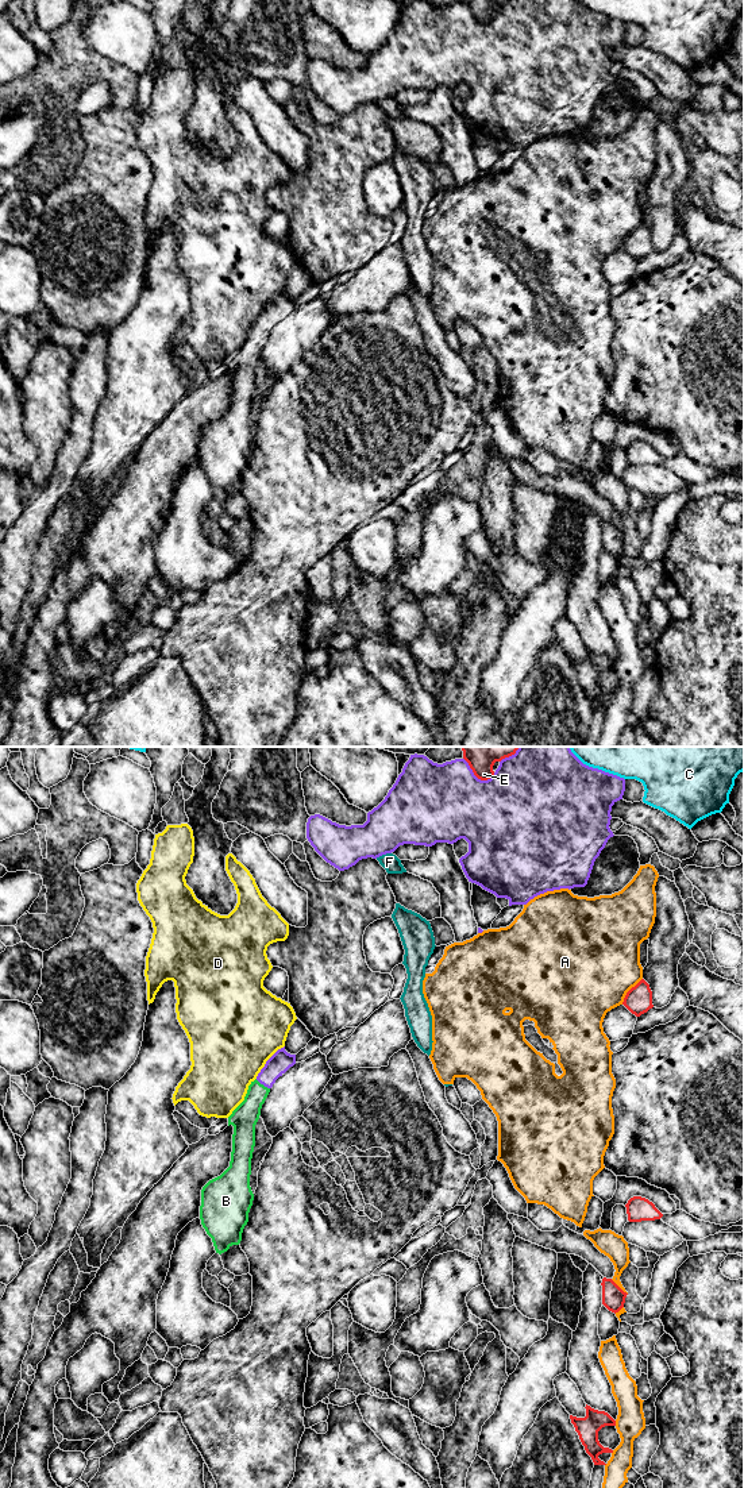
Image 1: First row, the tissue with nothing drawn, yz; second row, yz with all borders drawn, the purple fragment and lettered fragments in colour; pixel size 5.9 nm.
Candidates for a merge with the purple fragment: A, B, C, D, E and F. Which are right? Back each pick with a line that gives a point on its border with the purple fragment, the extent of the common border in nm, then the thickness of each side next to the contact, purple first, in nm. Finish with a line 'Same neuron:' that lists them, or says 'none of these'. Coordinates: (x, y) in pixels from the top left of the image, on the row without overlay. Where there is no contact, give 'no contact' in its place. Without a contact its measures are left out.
B: contact yz (262, 327); length 110 nm; calibres 120 and 160 nm
Same neuron: B

